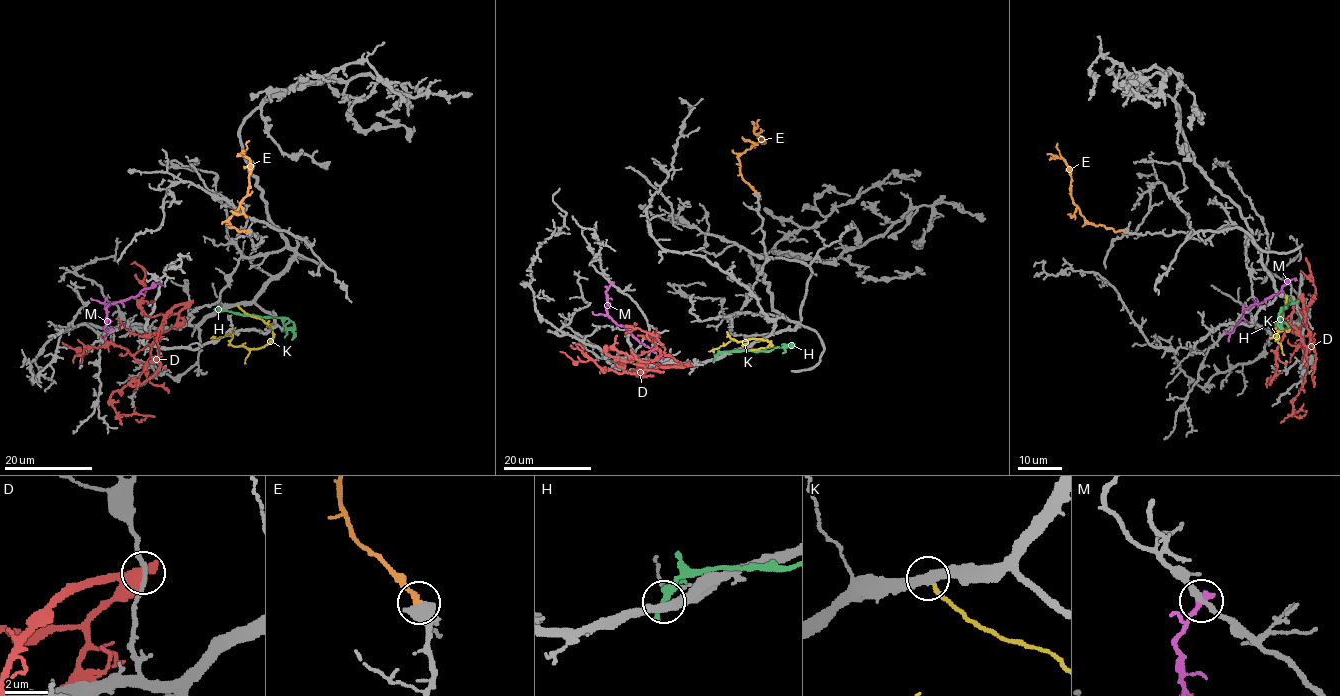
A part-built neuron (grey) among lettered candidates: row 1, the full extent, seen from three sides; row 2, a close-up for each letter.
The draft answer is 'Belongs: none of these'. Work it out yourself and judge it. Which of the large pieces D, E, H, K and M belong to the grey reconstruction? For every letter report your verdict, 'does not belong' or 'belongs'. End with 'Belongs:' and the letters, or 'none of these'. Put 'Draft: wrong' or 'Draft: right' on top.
Draft: wrong
D: does not belong
E: belongs
H: does not belong
K: does not belong
M: does not belong
Belongs: E

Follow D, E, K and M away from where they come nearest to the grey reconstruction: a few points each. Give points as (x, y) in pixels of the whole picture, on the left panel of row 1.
D: (190, 302), (177, 304), (164, 319), (145, 370), (110, 396), (119, 414), (146, 417), (135, 420)
E: (248, 231), (237, 230), (227, 220), (246, 194), (250, 160), (239, 154), (244, 151)
K: (236, 304), (262, 319), (272, 339), (258, 348), (229, 343), (232, 334), (216, 336)
M: (110, 331), (104, 329), (106, 304), (135, 297), (156, 283), (163, 286)

